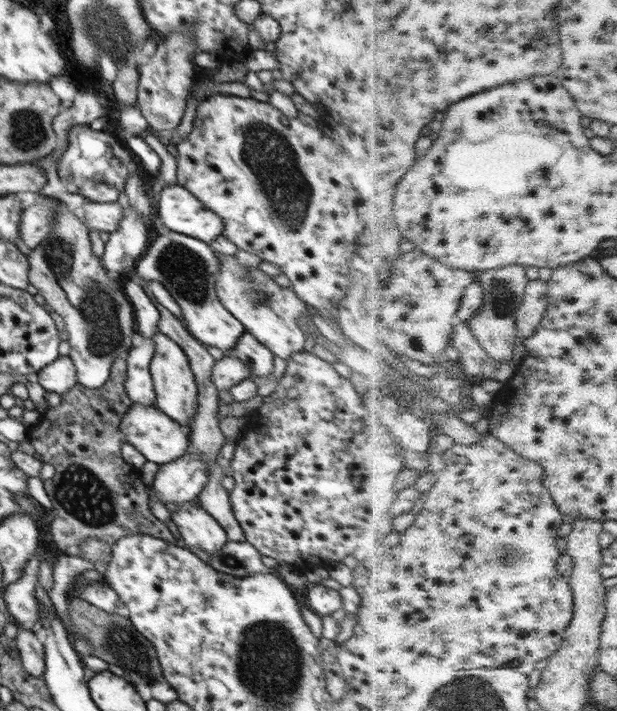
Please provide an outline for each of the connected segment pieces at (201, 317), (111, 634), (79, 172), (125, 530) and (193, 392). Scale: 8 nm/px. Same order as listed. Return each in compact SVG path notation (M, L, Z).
M168 232L149 242L146 252L134 266L136 276L162 283L182 310L182 321L193 337L202 344L230 351L244 333L244 325L220 303L216 292L216 274L220 261L209 243L196 237Z
M76 594L68 599L68 615L75 629L74 635L78 633L88 639L92 647L91 654L102 658L108 664L120 666L125 672L124 676L130 676L126 678L128 682L132 682L134 686L150 686L155 680L165 680L154 646L136 631L130 619L96 608Z
M74 125L67 131L68 147L57 163L57 171L62 186L68 192L82 194L94 202L116 202L125 191L126 178L130 168L136 163L132 153L125 147L122 138L94 131L89 125Z
M121 356L113 361L110 376L102 386L93 389L77 383L66 394L61 395L59 406L48 408L44 422L39 420L38 426L27 428L26 440L34 447L37 457L54 466L54 476L44 480L43 486L52 501L54 514L54 520L50 522L50 532L56 547L63 554L78 556L80 544L86 540L102 540L112 546L124 536L138 534L152 536L168 543L176 542L168 526L151 512L140 468L129 465L121 456L122 445L127 440L120 430L120 424L132 404L125 390L126 376L126 358Z
M158 331L151 339L154 340L156 348L149 366L152 386L156 393L154 406L172 420L183 426L190 426L190 419L194 419L196 409L198 409L198 386L190 368L189 358L180 345L162 331Z

